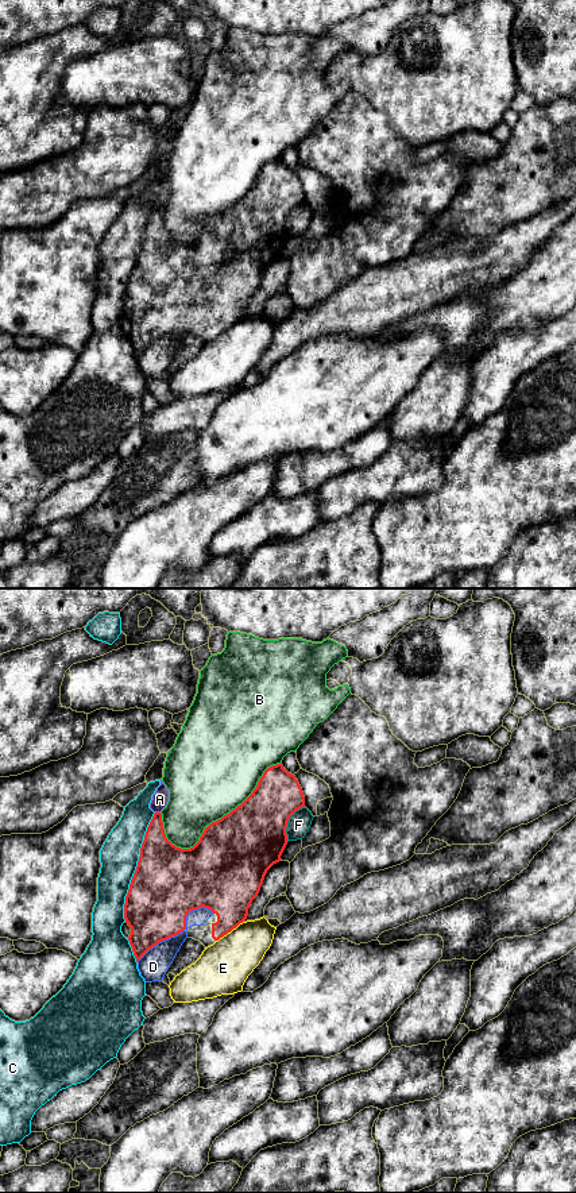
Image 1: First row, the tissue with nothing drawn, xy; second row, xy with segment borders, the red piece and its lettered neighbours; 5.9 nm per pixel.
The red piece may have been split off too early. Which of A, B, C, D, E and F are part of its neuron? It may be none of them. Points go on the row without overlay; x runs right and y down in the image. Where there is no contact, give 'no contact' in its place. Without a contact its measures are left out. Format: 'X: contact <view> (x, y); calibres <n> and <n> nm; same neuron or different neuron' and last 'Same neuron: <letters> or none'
A: contact xy (158, 208); calibres 220 and 100 nm; different neuron
B: contact xy (224, 211); calibres 440 and 480 nm; different neuron
C: contact xy (136, 262); calibres 420 and 240 nm; different neuron
D: contact xy (180, 327); calibres 400 and 170 nm; different neuron
E: contact xy (229, 327); calibres 320 and 300 nm; different neuron
F: contact xy (288, 216); calibres 400 and 140 nm; different neuron
Same neuron: none

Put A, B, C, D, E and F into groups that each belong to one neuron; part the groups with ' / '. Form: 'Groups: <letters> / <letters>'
Groups: A / B / C / D / E / F

